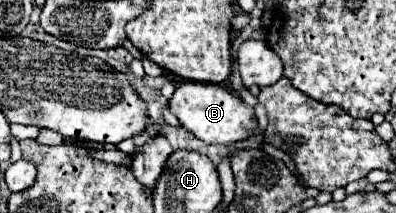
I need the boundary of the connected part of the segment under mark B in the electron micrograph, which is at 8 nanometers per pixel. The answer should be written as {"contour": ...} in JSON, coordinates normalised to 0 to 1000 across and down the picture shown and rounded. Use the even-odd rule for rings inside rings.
{"contour":[[[460,380],[434,465],[424,474],[424,512],[449,549],[465,606],[475,606],[490,643],[500,643],[515,671],[586,671],[611,662],[636,634],[636,615],[652,596],[652,568],[641,549],[641,512],[626,502],[611,465],[586,446],[571,408],[540,399],[540,390],[495,390],[495,380]]]}

